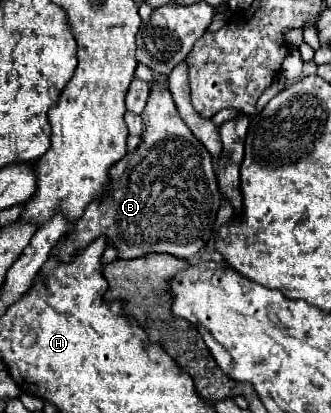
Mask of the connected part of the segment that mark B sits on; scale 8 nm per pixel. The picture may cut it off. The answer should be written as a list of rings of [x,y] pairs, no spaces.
[[[158,76],[152,82],[152,90],[150,90],[146,108],[142,112],[142,120],[144,120],[144,132],[142,132],[140,146],[128,152],[122,158],[122,162],[116,162],[110,170],[112,186],[114,186],[112,196],[108,200],[96,200],[94,204],[90,204],[84,216],[76,222],[74,230],[66,236],[66,240],[60,246],[52,248],[52,254],[58,254],[62,262],[70,262],[78,250],[82,250],[98,236],[108,236],[108,244],[116,246],[120,252],[120,258],[126,258],[126,260],[146,256],[152,252],[172,254],[182,260],[194,260],[210,240],[212,224],[216,220],[216,212],[222,202],[218,182],[216,182],[216,172],[214,172],[214,158],[194,138],[186,122],[180,118],[180,112],[168,88],[168,76]]]

